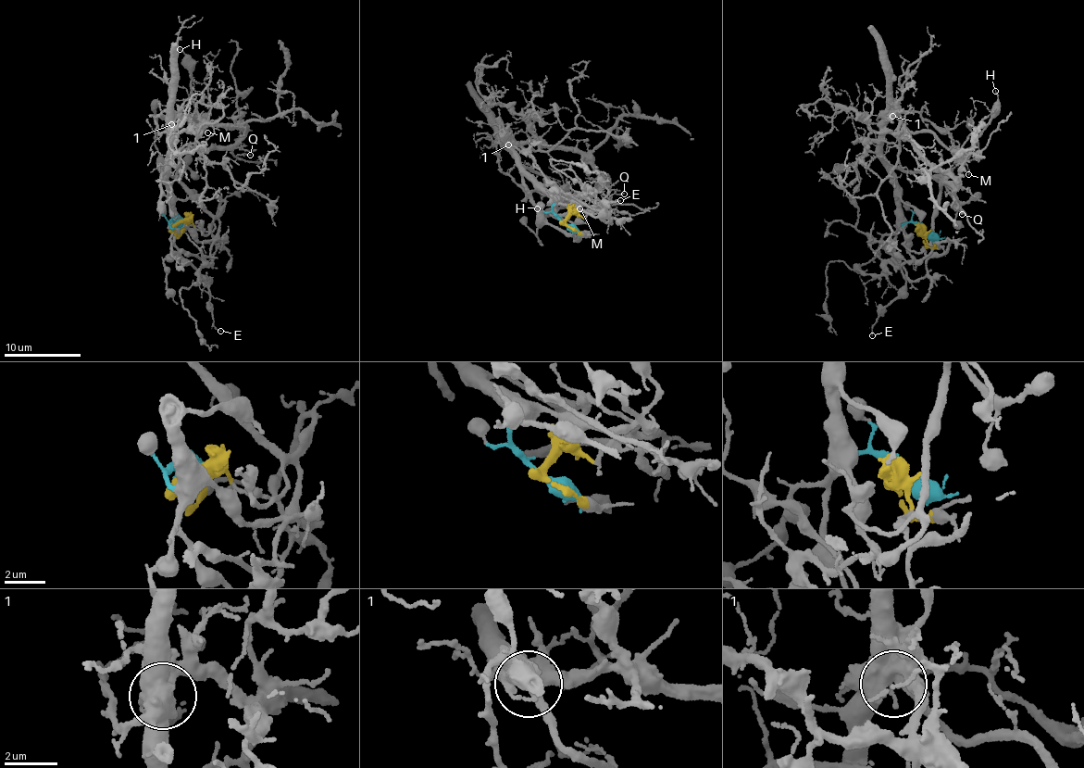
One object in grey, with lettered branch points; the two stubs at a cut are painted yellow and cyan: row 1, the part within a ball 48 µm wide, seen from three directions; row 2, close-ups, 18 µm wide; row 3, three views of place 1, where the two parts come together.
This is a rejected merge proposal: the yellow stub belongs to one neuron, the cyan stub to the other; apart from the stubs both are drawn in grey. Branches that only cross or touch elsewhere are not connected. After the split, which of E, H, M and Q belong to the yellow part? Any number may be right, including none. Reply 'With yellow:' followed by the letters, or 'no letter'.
With yellow: Q

